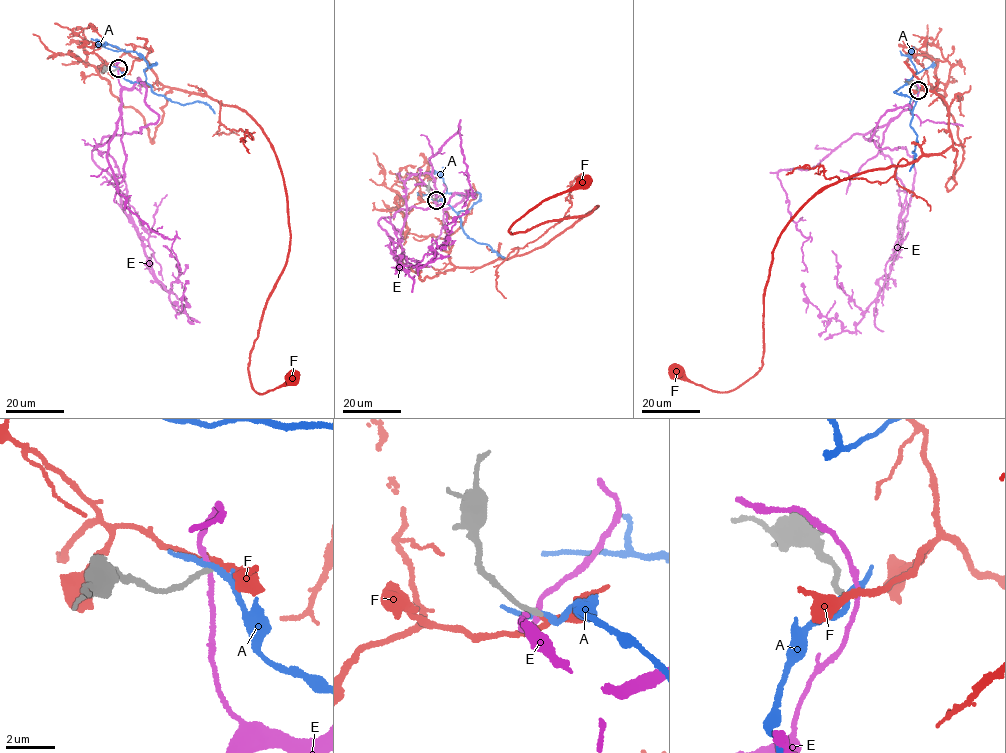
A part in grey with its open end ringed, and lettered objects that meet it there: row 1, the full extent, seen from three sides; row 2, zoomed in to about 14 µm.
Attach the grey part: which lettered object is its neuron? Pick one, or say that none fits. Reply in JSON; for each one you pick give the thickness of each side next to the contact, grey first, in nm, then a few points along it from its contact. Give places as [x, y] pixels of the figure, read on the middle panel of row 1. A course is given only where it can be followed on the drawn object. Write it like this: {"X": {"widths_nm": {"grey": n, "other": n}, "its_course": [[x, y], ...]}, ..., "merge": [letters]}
{"F": {"widths_nm": {"grey": 240, "other": 200}, "its_course": [[435, 200], [402, 216], [402, 259], [423, 280], [541, 248], [598, 206], [525, 233], [510, 225], [582, 183]]}, "merge": ["F"]}

